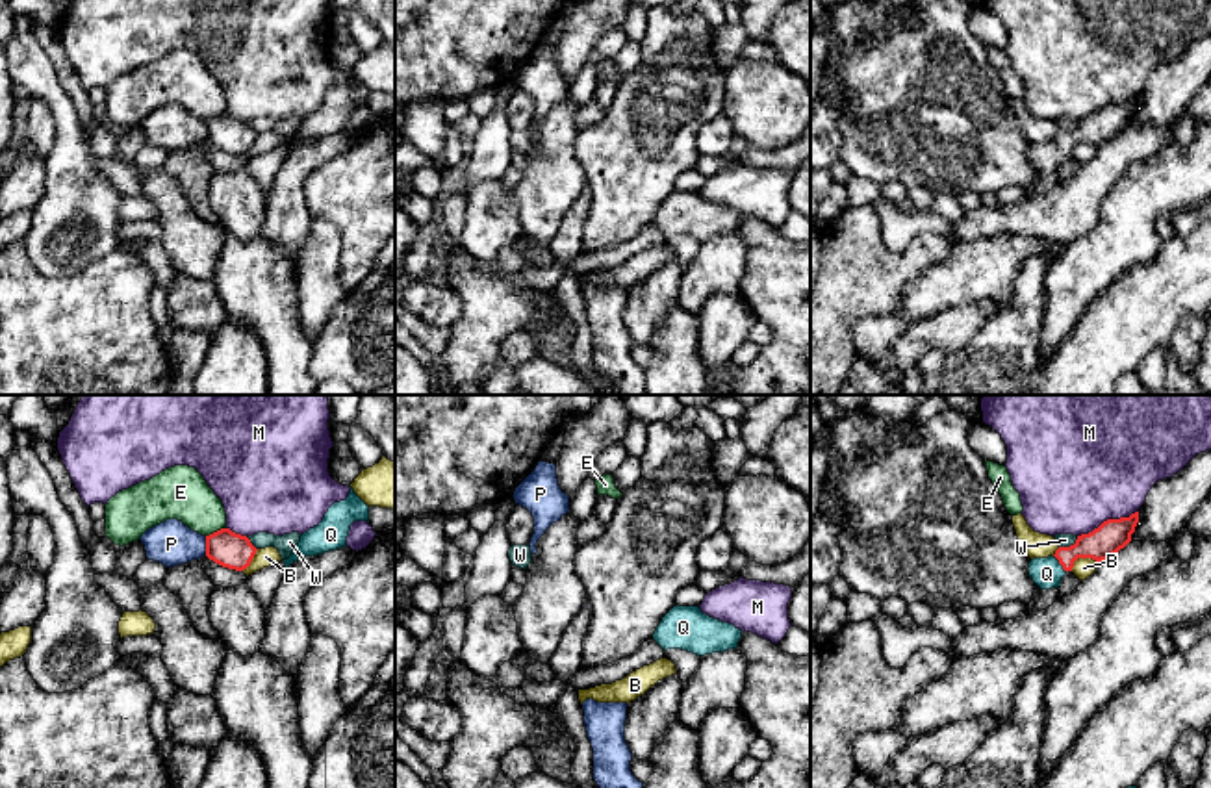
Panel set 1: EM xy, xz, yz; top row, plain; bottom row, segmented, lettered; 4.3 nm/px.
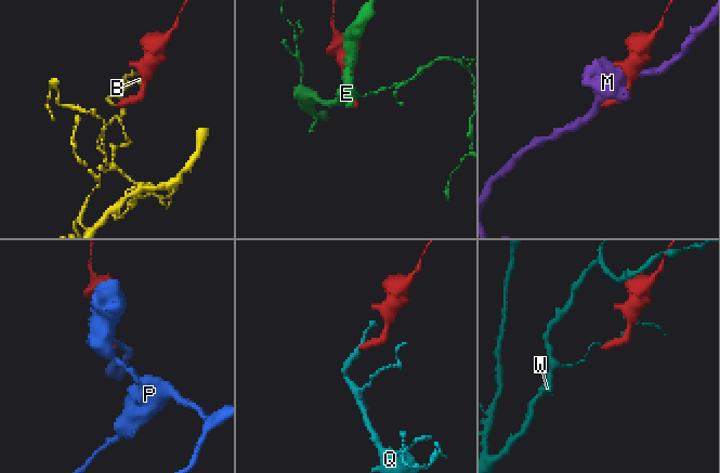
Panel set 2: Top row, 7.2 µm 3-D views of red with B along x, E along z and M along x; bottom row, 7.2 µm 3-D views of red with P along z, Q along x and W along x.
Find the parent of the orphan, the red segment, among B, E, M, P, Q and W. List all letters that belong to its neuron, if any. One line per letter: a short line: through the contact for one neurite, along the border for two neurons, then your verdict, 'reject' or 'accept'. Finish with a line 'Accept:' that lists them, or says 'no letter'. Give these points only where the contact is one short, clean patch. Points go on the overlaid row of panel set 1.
B: line yz (1098, 562), (1078, 559), (1070, 570); reject
E: reject
M: reject
P: reject
Q: line yz (1106, 540), (1085, 546), (1059, 562), (1046, 573); accept
W: line yz (1078, 536), (1072, 544), (1059, 547); reject
Accept: Q

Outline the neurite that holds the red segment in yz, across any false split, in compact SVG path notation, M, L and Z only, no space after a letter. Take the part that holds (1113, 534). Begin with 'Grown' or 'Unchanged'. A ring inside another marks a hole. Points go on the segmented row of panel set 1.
Grown. M1139 512L1129 517L1107 519L1092 532L1077 536L1074 545L1059 547L1053 556L1033 558L1029 577L1040 590L1059 588L1077 558L1092 558L1100 564L1124 549L1131 541L1137 523Z

